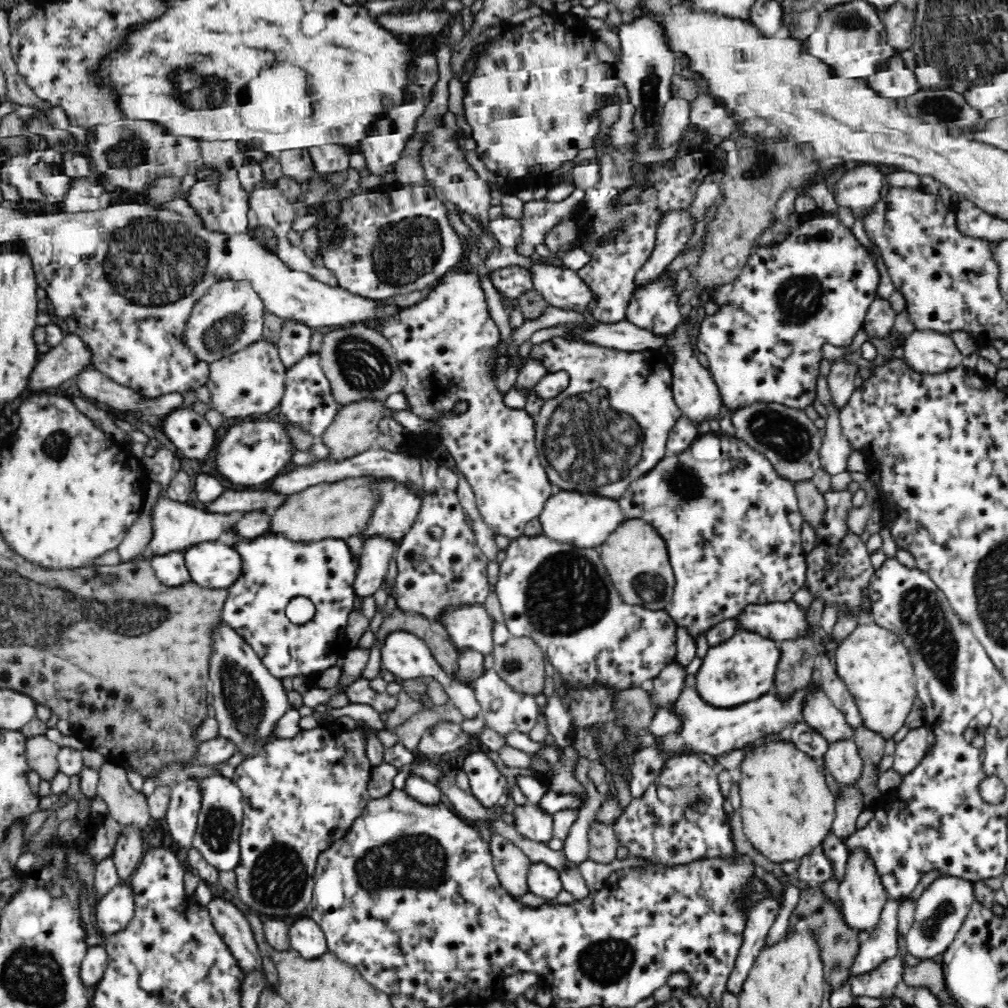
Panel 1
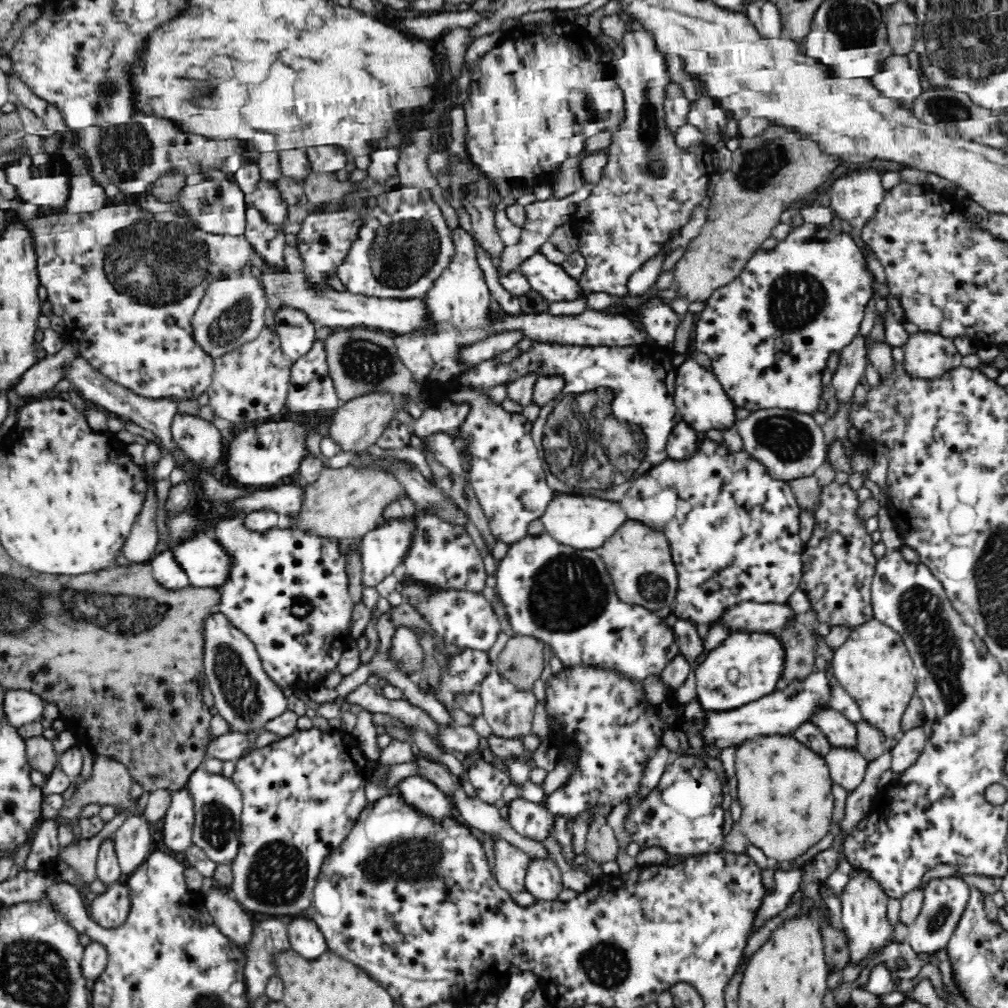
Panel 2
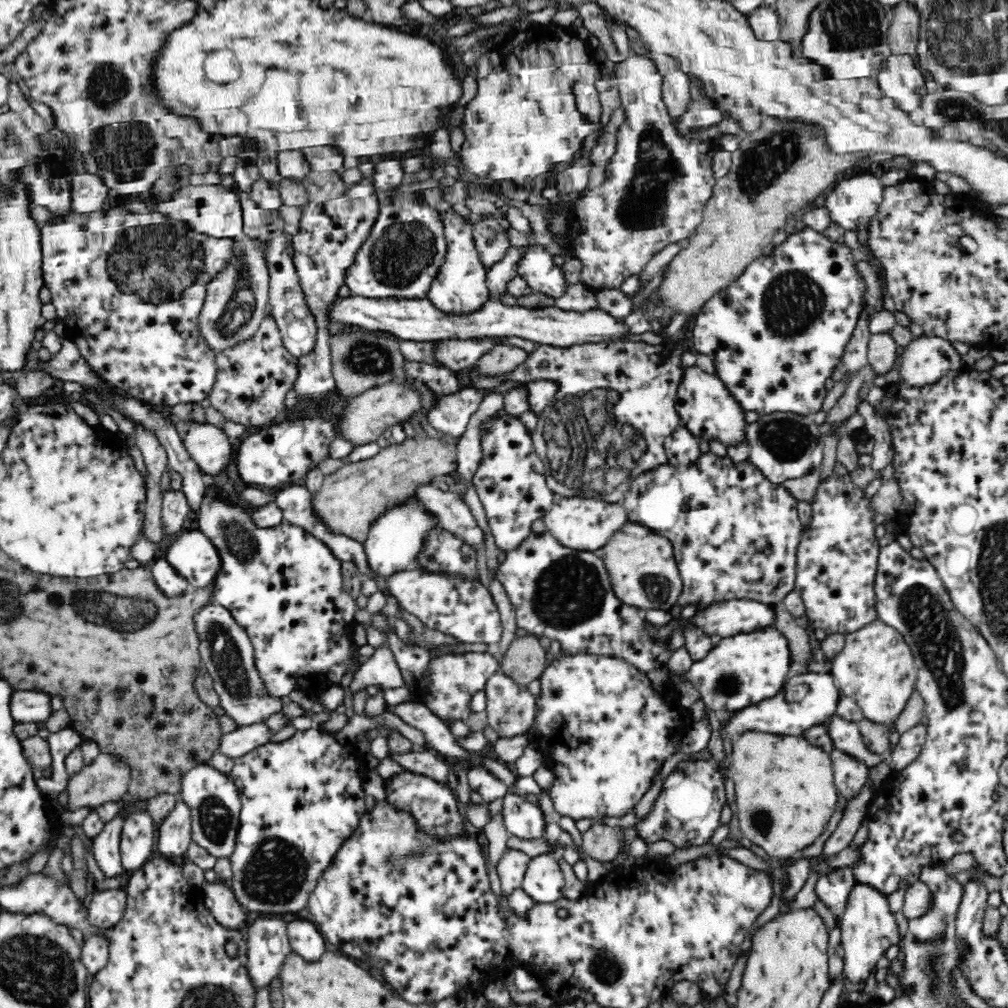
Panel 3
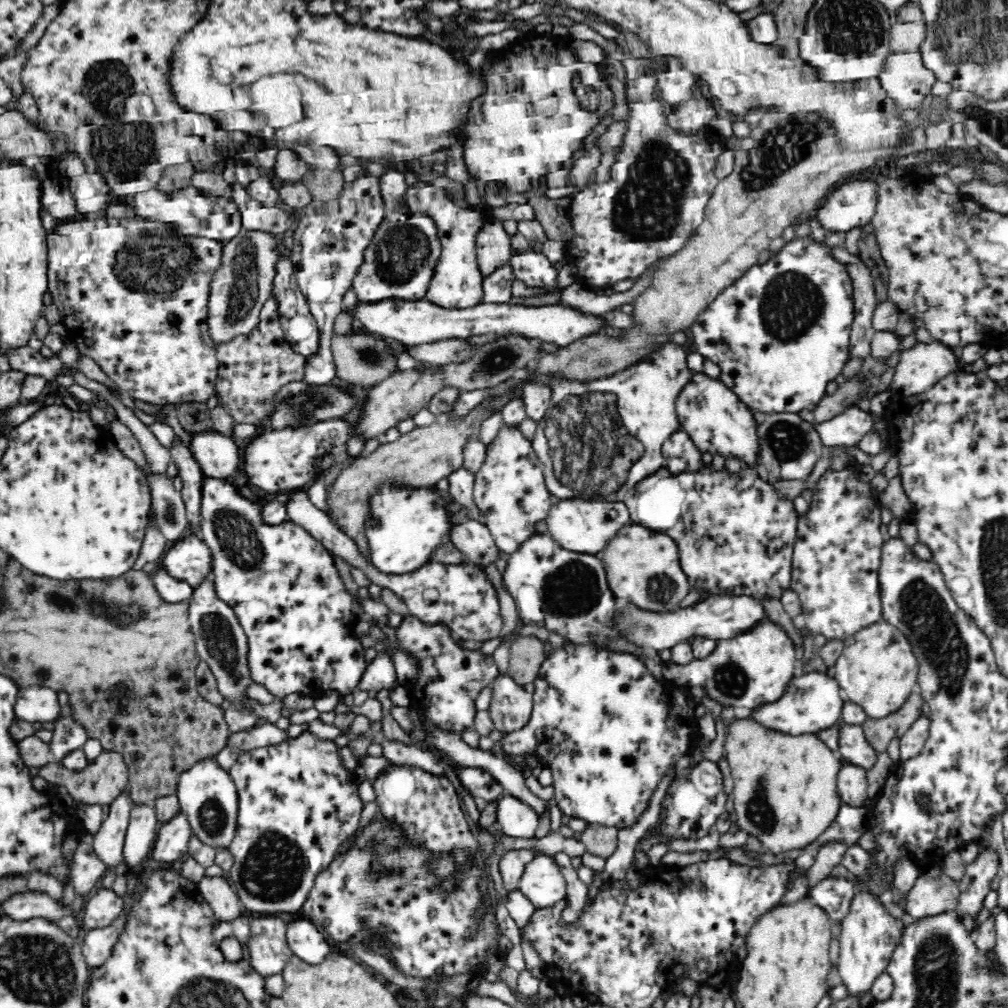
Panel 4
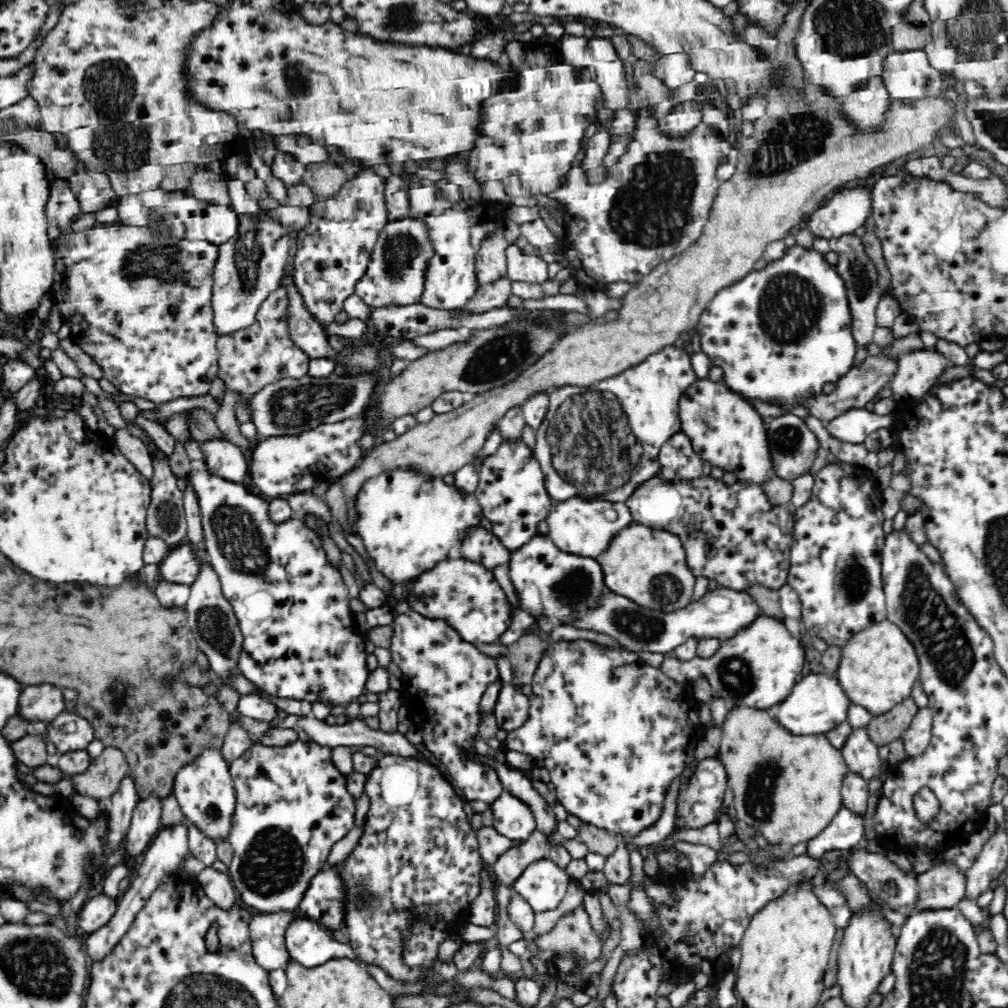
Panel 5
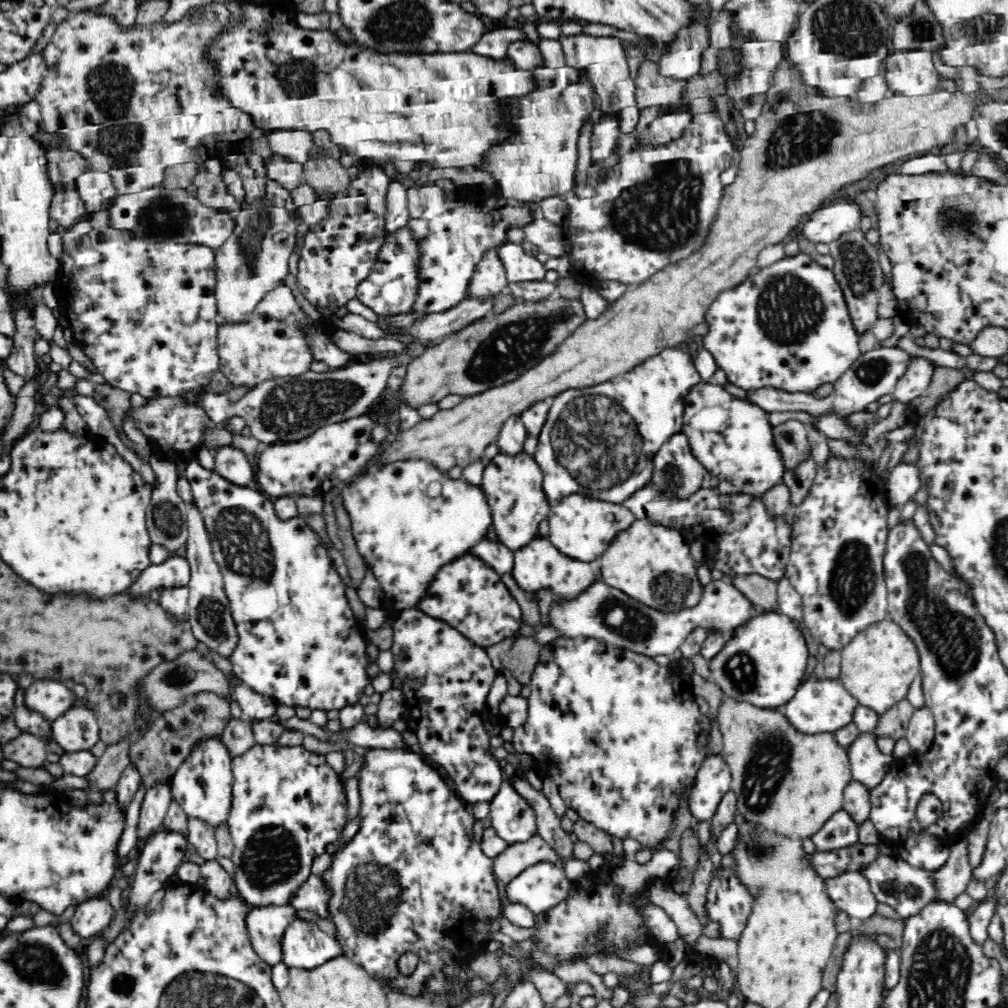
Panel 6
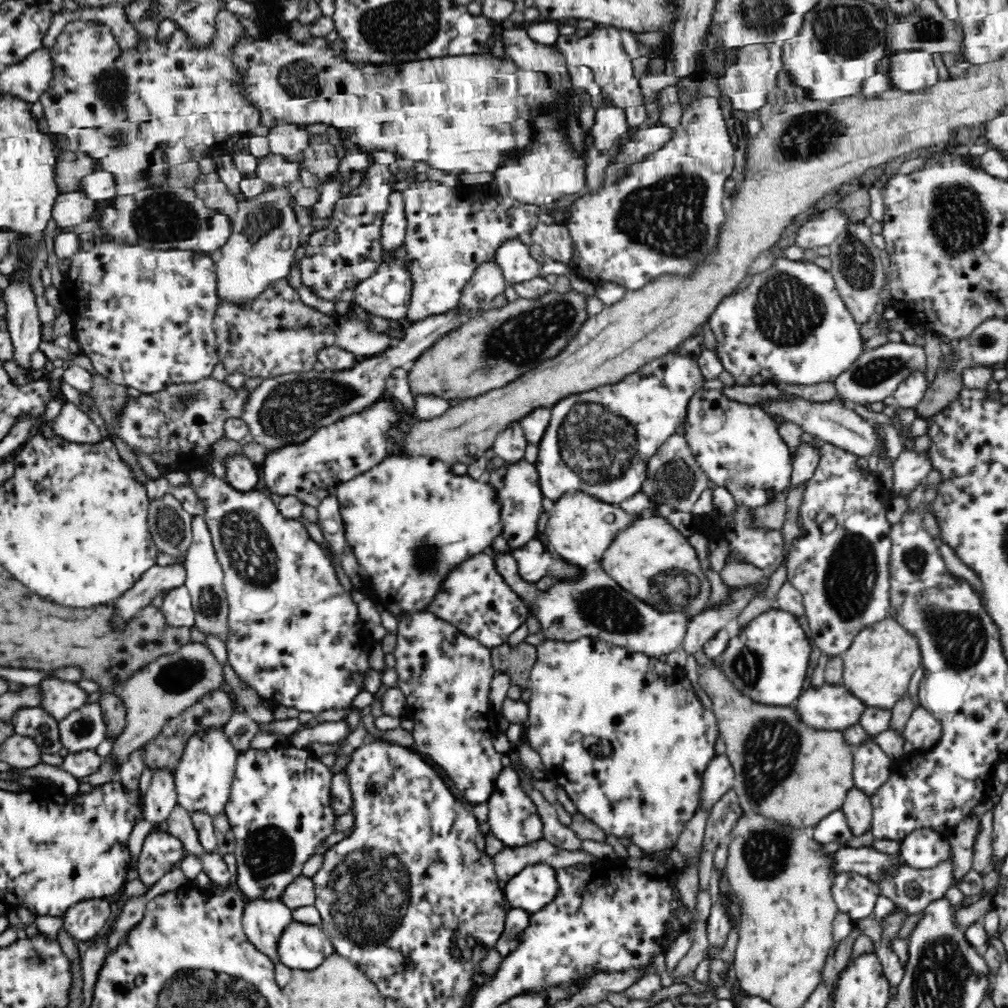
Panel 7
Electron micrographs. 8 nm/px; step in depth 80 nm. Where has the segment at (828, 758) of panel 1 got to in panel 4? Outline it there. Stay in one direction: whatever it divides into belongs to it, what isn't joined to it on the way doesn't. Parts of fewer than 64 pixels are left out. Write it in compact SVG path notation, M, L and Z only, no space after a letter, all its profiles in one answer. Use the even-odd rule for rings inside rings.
M843 761L842 768L838 772L837 787L842 804L854 808L865 806L865 800L868 796L865 770Z

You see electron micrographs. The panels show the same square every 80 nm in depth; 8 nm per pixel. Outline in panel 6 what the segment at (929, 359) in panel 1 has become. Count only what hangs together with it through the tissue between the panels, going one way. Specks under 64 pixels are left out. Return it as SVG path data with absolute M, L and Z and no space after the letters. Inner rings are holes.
M924 357L914 358L906 374L898 380L892 398L902 404L910 405L912 400L922 396L928 388L934 368L936 366L930 360Z

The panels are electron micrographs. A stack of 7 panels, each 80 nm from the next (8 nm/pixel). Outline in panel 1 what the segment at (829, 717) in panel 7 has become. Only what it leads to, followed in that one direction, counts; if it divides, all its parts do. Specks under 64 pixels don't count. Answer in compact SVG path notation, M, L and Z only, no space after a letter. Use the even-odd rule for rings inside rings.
M815 665L810 684L790 696L782 698L770 692L758 700L733 708L713 708L706 705L692 686L696 686L695 678L689 675L679 700L674 703L674 712L682 721L682 729L680 732L670 732L662 736L655 745L661 750L677 752L686 749L692 751L692 754L700 752L716 758L726 752L745 749L748 744L766 738L768 734L788 733L791 727L803 722L807 697L810 692L821 689L823 679L819 665Z

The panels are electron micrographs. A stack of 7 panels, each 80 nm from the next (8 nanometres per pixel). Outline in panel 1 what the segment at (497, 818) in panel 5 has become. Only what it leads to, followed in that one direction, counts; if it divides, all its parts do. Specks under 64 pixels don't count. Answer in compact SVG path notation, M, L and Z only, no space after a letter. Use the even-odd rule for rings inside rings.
M518 804L509 817L515 829L530 840L547 843L553 833L553 816L545 812L540 804Z

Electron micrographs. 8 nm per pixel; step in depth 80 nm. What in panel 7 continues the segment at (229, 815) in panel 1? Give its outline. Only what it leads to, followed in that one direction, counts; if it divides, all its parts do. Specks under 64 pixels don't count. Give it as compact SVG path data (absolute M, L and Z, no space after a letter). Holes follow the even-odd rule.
M210 725L194 732L175 768L178 804L190 813L200 810L214 816L225 812L230 785L235 777L235 766L241 753L231 744L223 726Z

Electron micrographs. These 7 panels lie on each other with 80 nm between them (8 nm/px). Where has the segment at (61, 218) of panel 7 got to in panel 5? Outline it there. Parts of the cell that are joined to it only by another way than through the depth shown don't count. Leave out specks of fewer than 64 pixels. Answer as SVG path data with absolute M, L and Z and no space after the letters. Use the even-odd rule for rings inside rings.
M51 180L51 196L47 202L46 215L58 221L58 227L67 232L76 218L82 214L80 201L66 180Z

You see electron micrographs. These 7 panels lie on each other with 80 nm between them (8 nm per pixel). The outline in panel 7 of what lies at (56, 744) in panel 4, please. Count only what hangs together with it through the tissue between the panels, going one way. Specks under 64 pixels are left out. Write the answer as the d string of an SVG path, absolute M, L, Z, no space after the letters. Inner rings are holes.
M99 703L86 704L59 722L59 735L69 753L95 750L107 739L104 712Z

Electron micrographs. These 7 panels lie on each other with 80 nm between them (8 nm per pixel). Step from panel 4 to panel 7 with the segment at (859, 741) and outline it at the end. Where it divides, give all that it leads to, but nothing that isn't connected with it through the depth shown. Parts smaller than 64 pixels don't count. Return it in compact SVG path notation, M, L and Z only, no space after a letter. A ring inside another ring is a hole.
M875 741L855 748L853 768L855 787L866 796L874 796L888 782L895 761L891 760Z

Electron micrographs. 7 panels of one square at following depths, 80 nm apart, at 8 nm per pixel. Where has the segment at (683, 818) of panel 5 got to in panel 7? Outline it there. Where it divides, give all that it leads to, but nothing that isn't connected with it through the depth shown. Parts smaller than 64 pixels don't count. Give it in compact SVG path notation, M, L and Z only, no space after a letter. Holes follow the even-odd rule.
M727 754L717 755L708 764L705 775L702 776L702 800L699 808L706 811L730 789L733 788L735 772Z

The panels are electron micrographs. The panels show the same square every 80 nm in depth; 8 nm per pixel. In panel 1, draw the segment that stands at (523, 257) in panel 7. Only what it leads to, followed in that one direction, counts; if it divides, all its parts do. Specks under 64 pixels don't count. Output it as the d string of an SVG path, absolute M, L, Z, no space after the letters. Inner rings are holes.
M532 260L528 272L532 273L533 288L550 305L578 309L589 315L585 308L593 292L588 290L577 272L542 260Z

